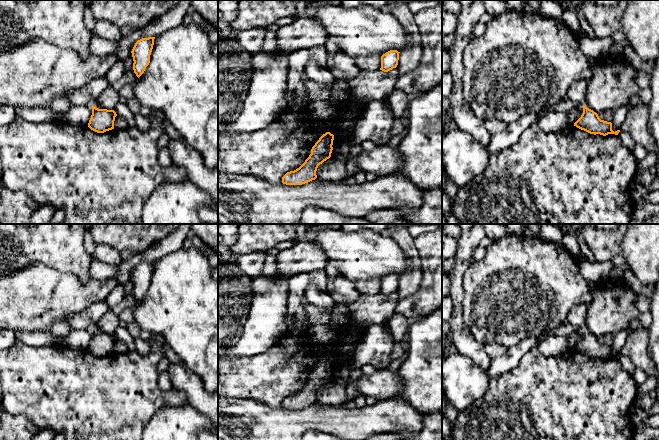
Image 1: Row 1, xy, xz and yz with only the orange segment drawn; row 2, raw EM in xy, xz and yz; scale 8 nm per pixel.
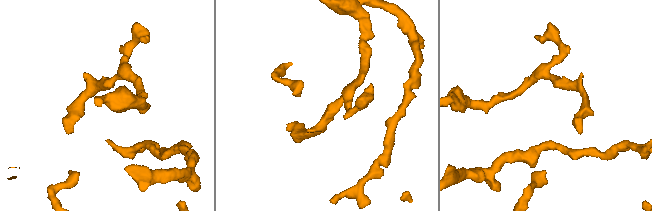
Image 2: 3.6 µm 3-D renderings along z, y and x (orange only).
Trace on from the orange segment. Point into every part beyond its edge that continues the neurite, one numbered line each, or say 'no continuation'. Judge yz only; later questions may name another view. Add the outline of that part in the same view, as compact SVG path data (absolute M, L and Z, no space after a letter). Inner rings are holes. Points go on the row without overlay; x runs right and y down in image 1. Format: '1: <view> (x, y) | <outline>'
no continuation

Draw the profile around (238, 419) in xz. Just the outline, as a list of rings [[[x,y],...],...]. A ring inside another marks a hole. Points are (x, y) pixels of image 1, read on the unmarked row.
[[[222,397],[218,399],[218,440],[301,440],[307,431],[325,432],[345,440],[365,440],[368,436],[381,433],[417,433],[422,430],[426,415],[397,397],[353,409],[345,406],[319,406],[317,403],[302,409],[286,409],[282,406],[273,408],[255,400]]]

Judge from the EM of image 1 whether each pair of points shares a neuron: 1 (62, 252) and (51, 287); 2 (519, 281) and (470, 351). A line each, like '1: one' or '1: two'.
1: two
2: two

